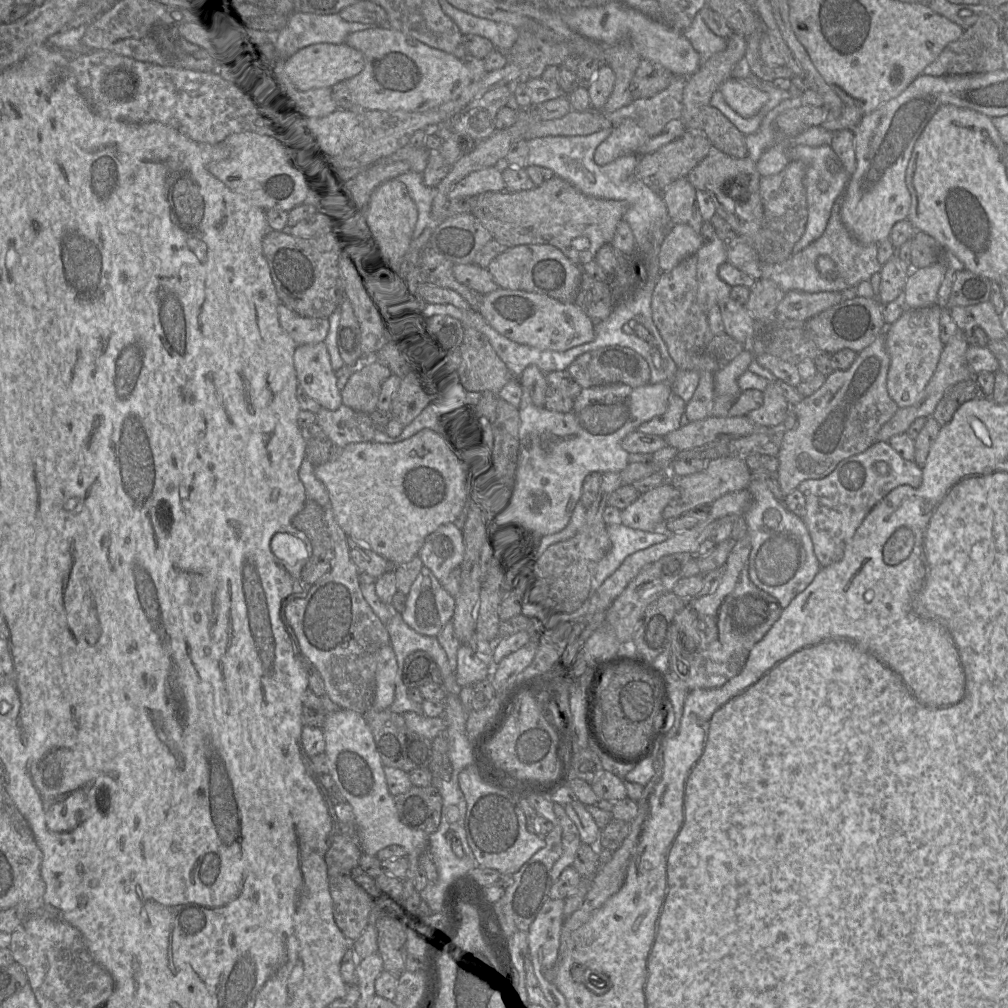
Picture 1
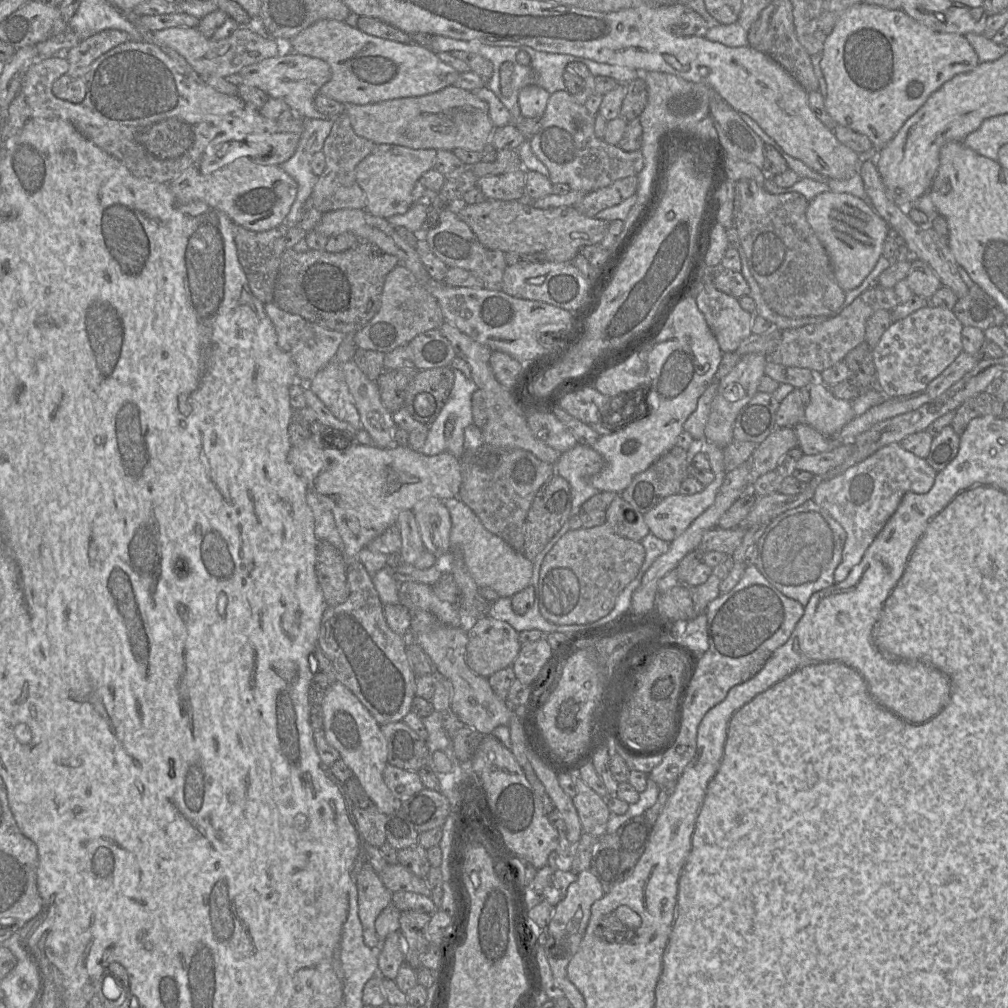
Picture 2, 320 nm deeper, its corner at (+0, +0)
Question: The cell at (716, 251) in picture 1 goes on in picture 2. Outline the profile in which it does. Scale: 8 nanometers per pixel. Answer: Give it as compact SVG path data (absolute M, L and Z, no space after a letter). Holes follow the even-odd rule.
M713 282L704 285L703 289L696 296L696 304L702 312L705 320L716 337L723 353L735 352L740 342L752 334L753 315L745 311L739 304L738 299L718 290Z

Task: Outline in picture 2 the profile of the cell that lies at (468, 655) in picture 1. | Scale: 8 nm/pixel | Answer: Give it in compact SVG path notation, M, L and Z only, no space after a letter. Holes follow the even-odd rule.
M481 616L477 620L466 620L463 628L467 631L466 663L475 674L490 677L495 672L511 666L519 654L521 643L519 632L509 623L491 616Z

